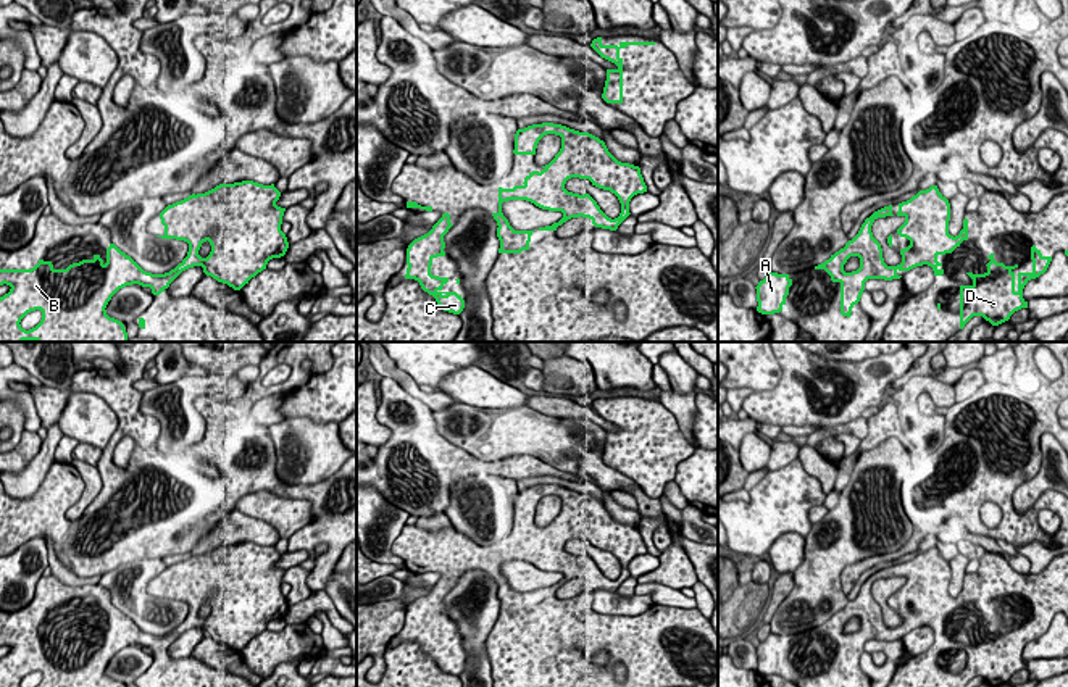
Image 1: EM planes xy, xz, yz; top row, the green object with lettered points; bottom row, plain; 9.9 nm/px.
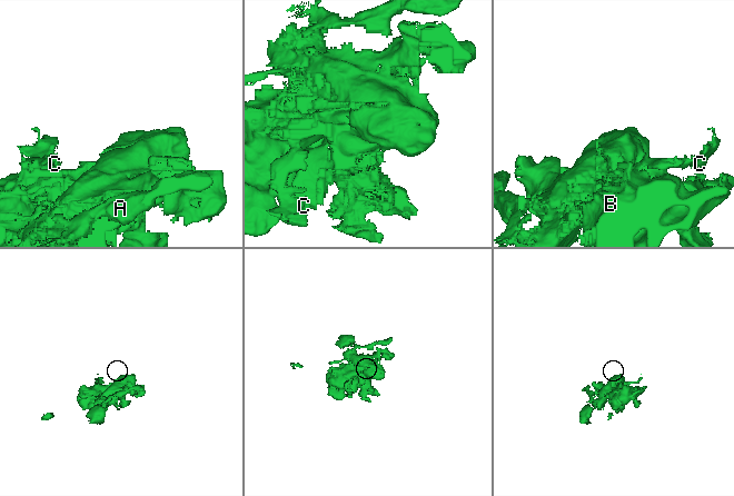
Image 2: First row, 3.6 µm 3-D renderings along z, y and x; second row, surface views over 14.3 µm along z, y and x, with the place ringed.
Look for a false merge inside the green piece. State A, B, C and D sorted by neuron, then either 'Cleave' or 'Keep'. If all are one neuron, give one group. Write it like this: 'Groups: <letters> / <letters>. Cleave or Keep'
Groups: A / B C D. Cleave

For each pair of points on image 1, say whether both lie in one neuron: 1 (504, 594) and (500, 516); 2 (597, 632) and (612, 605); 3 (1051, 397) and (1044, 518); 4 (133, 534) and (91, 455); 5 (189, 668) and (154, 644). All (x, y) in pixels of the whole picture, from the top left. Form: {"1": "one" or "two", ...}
{"1": "two", "2": "two", "3": "two", "4": "two", "5": "one"}

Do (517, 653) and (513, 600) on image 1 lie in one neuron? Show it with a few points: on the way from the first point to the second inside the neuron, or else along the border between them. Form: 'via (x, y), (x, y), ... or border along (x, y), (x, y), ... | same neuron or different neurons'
via (517, 641), (517, 613) | same neuron

